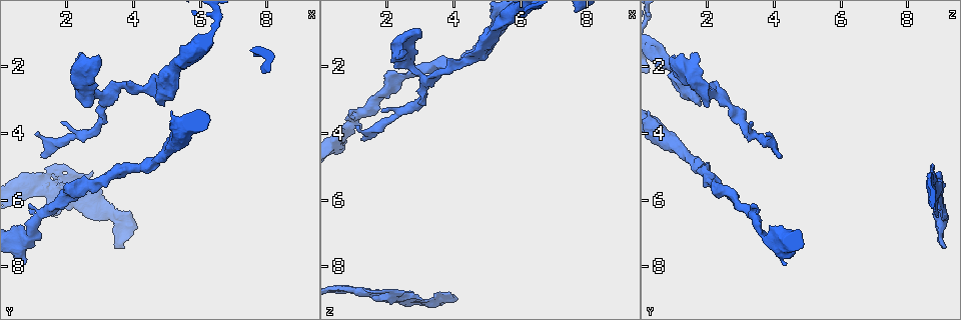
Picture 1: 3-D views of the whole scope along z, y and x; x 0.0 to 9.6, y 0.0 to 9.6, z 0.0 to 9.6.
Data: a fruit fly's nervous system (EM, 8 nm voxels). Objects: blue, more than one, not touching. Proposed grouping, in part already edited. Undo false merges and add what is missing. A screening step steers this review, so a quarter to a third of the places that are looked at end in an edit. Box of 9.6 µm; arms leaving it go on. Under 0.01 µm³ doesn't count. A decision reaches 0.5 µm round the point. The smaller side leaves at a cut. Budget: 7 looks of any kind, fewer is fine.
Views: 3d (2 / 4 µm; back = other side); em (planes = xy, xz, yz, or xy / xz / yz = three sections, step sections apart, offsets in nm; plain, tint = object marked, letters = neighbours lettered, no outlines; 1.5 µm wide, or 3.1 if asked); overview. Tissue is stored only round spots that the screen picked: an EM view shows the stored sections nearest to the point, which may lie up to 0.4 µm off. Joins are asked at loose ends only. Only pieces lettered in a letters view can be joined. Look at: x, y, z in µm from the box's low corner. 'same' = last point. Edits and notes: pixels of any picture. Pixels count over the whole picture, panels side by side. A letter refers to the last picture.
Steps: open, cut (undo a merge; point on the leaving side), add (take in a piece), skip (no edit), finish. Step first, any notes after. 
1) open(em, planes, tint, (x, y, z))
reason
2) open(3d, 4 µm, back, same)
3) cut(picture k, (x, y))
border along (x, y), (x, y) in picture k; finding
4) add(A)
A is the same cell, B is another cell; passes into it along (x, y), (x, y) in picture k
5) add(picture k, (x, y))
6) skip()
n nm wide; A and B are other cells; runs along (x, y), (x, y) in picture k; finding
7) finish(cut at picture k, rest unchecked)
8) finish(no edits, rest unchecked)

open(3d, 4 µm, (3.00, 1.75, 1.00))
an open end

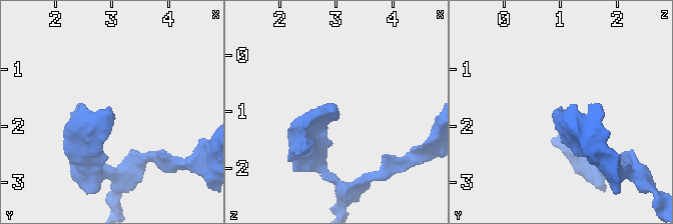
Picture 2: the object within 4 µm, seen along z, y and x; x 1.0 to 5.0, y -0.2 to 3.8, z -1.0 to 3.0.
open(em, planes, letters, (3.05, 1.70, 1.05))
now the EM

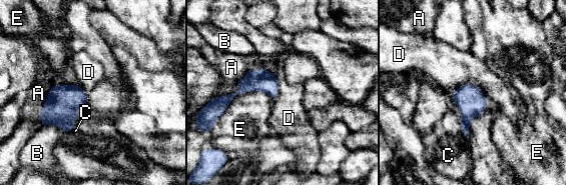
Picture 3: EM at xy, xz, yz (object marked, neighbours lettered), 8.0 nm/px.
skip()
A, B, C, D and E are other cells; border along (451, 93), (472, 83), (486, 99) in picture 3; no lettered piece goes on from it

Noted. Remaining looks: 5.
open(3d, 4 µm, (1.90, 3.70, 3.40))
free end

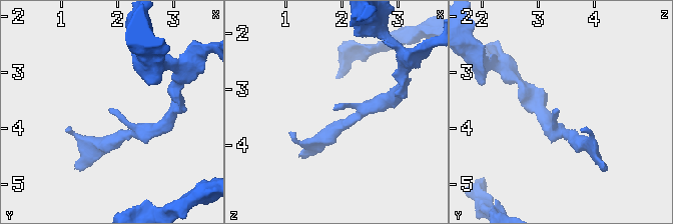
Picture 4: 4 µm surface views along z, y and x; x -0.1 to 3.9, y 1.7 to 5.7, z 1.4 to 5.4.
open(em, planes, tint, (1.90, 3.65, 3.35))

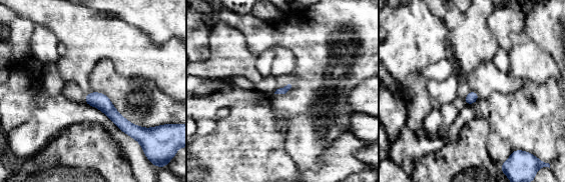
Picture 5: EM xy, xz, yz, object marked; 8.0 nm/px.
open(em, planes, letters, same)
what lies round it

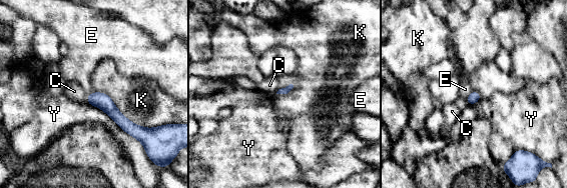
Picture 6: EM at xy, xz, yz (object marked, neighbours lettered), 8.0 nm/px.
skip()
K touches over 550 nm; C, E, K and Y are other cells; no lettered piece goes on from it

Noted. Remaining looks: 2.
open(em, yz, step 8, tint, (3.50, 7.45, 9.05))
an open end

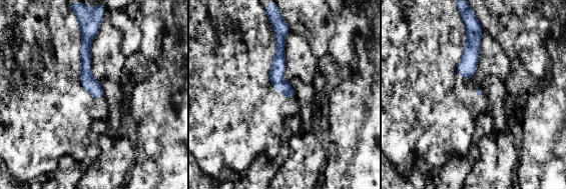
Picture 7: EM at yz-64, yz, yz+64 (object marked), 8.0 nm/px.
open(em, planes, letters, same)

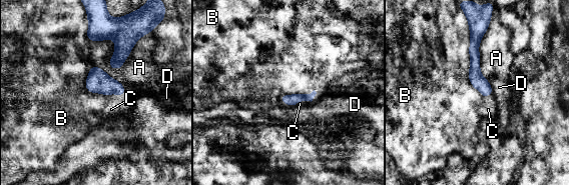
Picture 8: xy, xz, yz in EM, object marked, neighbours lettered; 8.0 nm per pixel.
add(picture 8, (300, 103))
A touches over 380 nm; C is the same cell, A, B and D are other cells; passes into it along (292, 100), (302, 100), (300, 103) in picture 8; it goes on there

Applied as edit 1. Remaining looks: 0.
finish(add at picture 8, rest unchecked)

